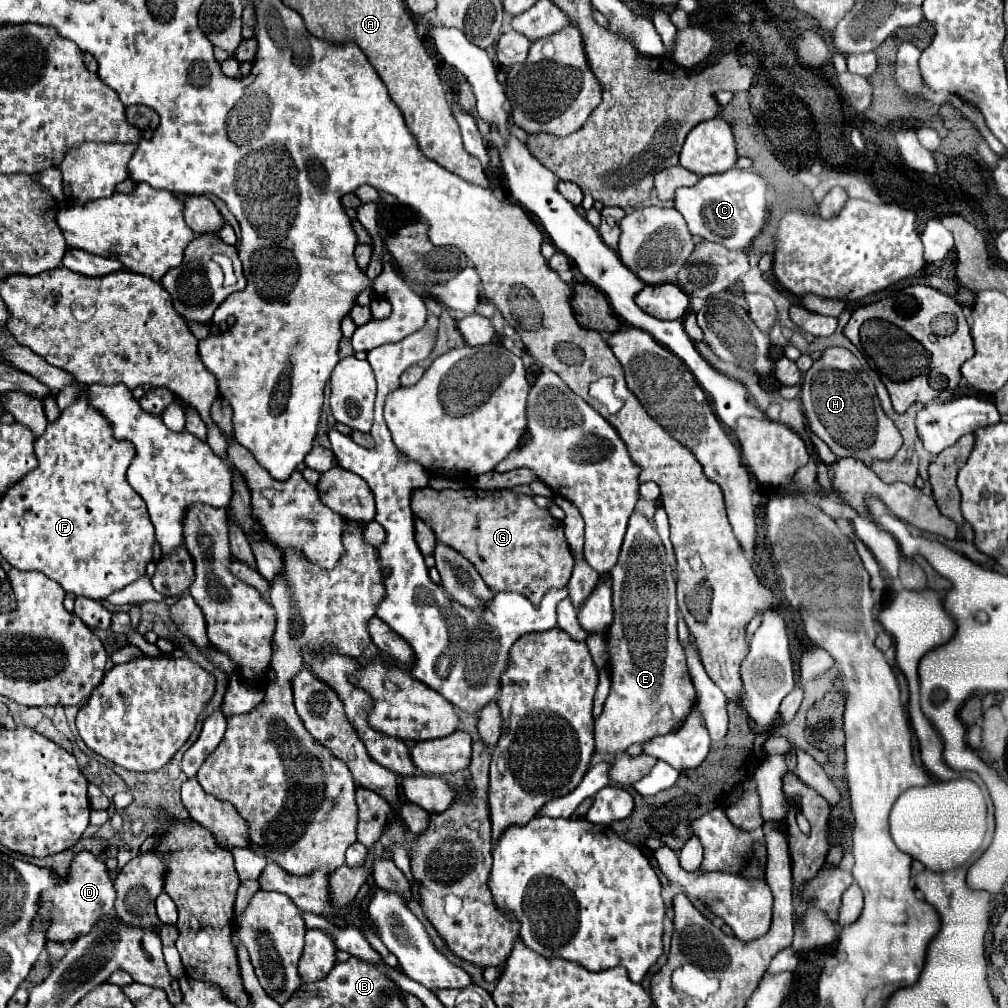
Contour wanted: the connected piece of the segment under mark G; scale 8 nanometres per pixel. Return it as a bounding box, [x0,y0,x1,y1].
[412,486,574,606]

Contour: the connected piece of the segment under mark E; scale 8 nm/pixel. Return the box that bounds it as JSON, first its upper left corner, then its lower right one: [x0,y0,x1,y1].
[594,510,696,752]

